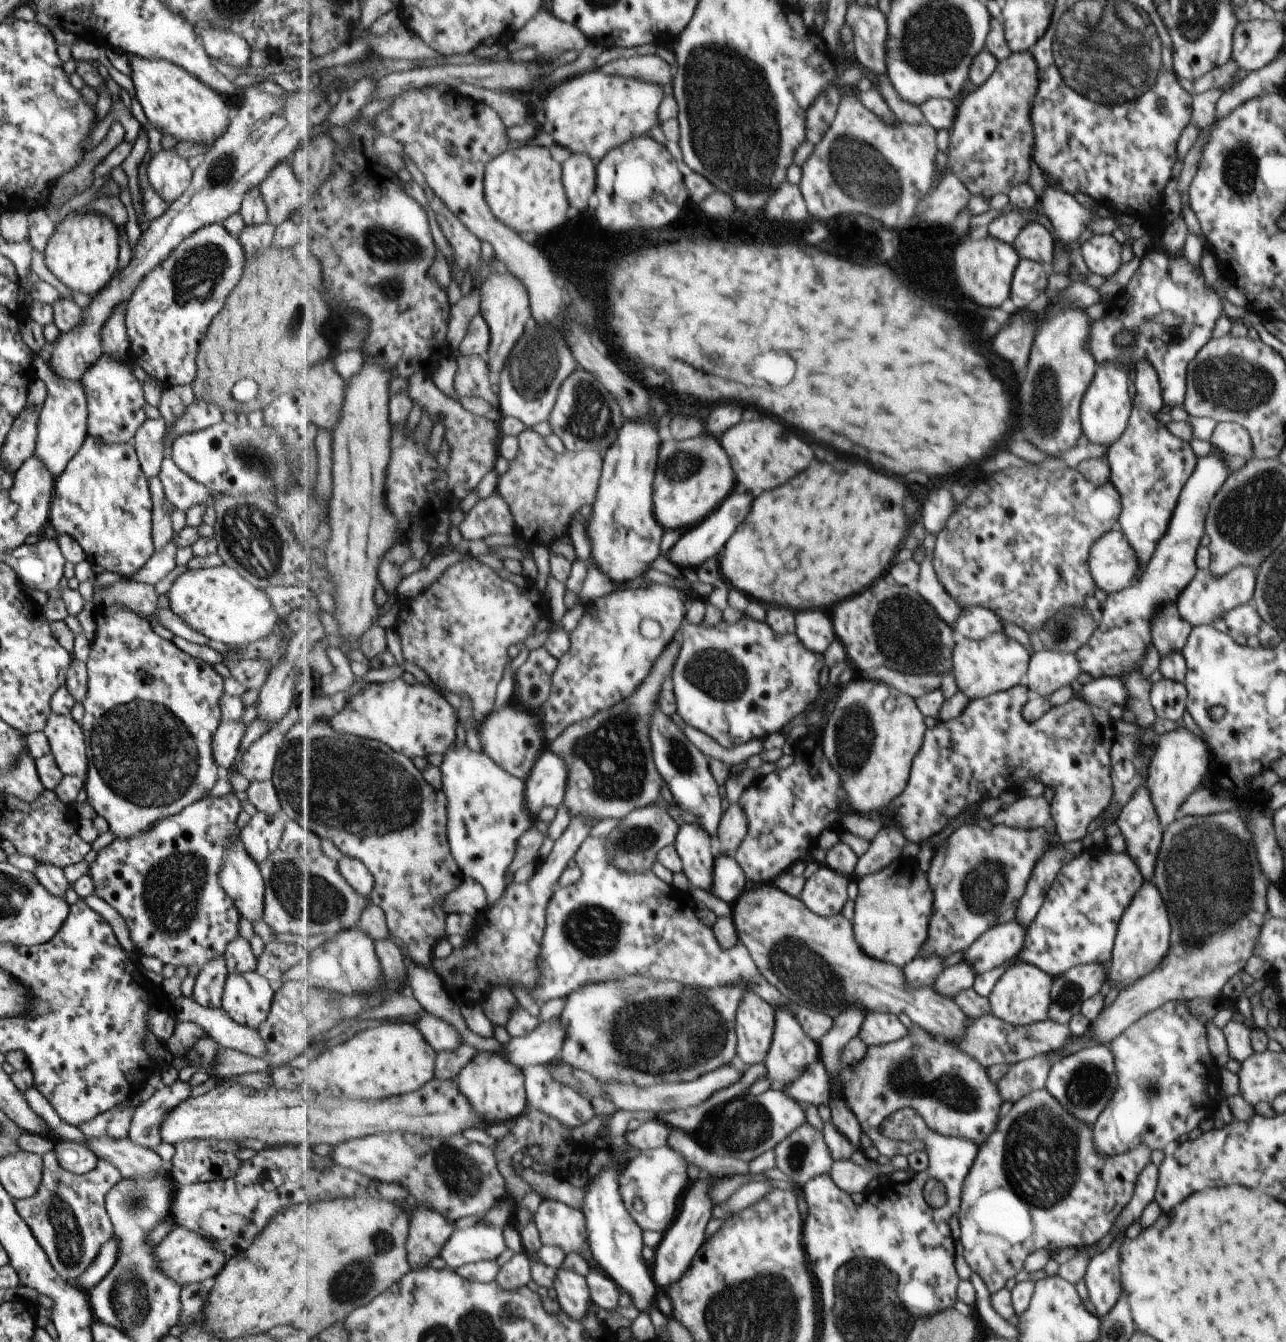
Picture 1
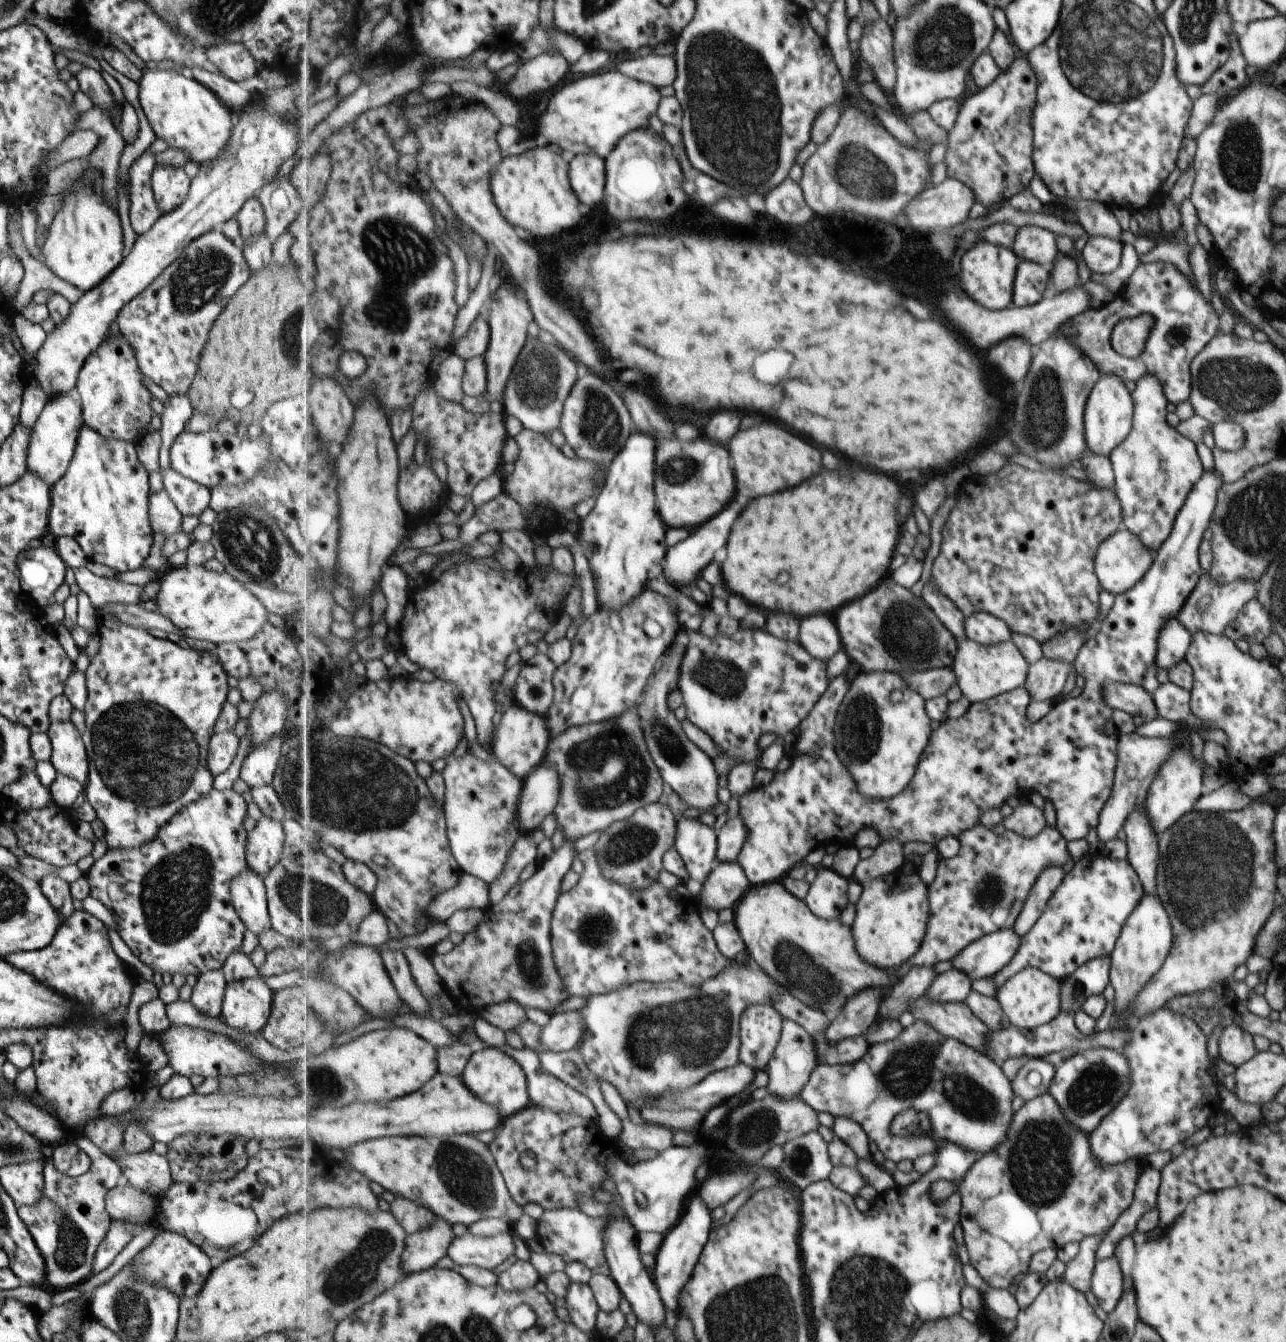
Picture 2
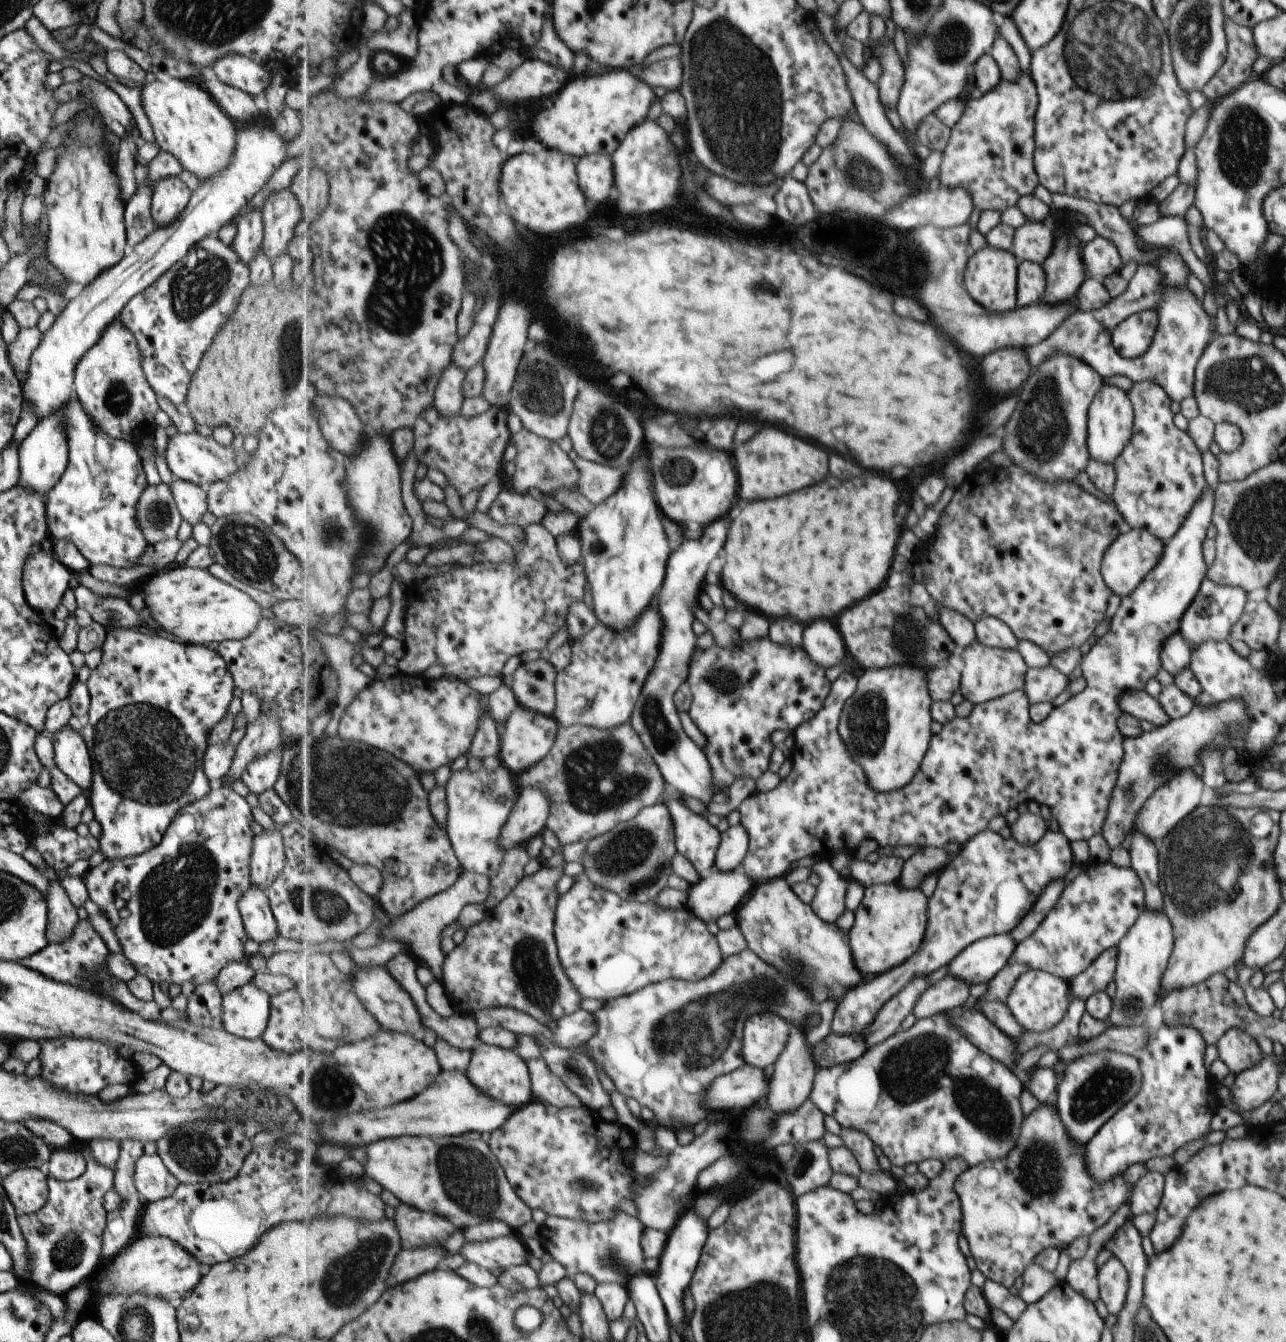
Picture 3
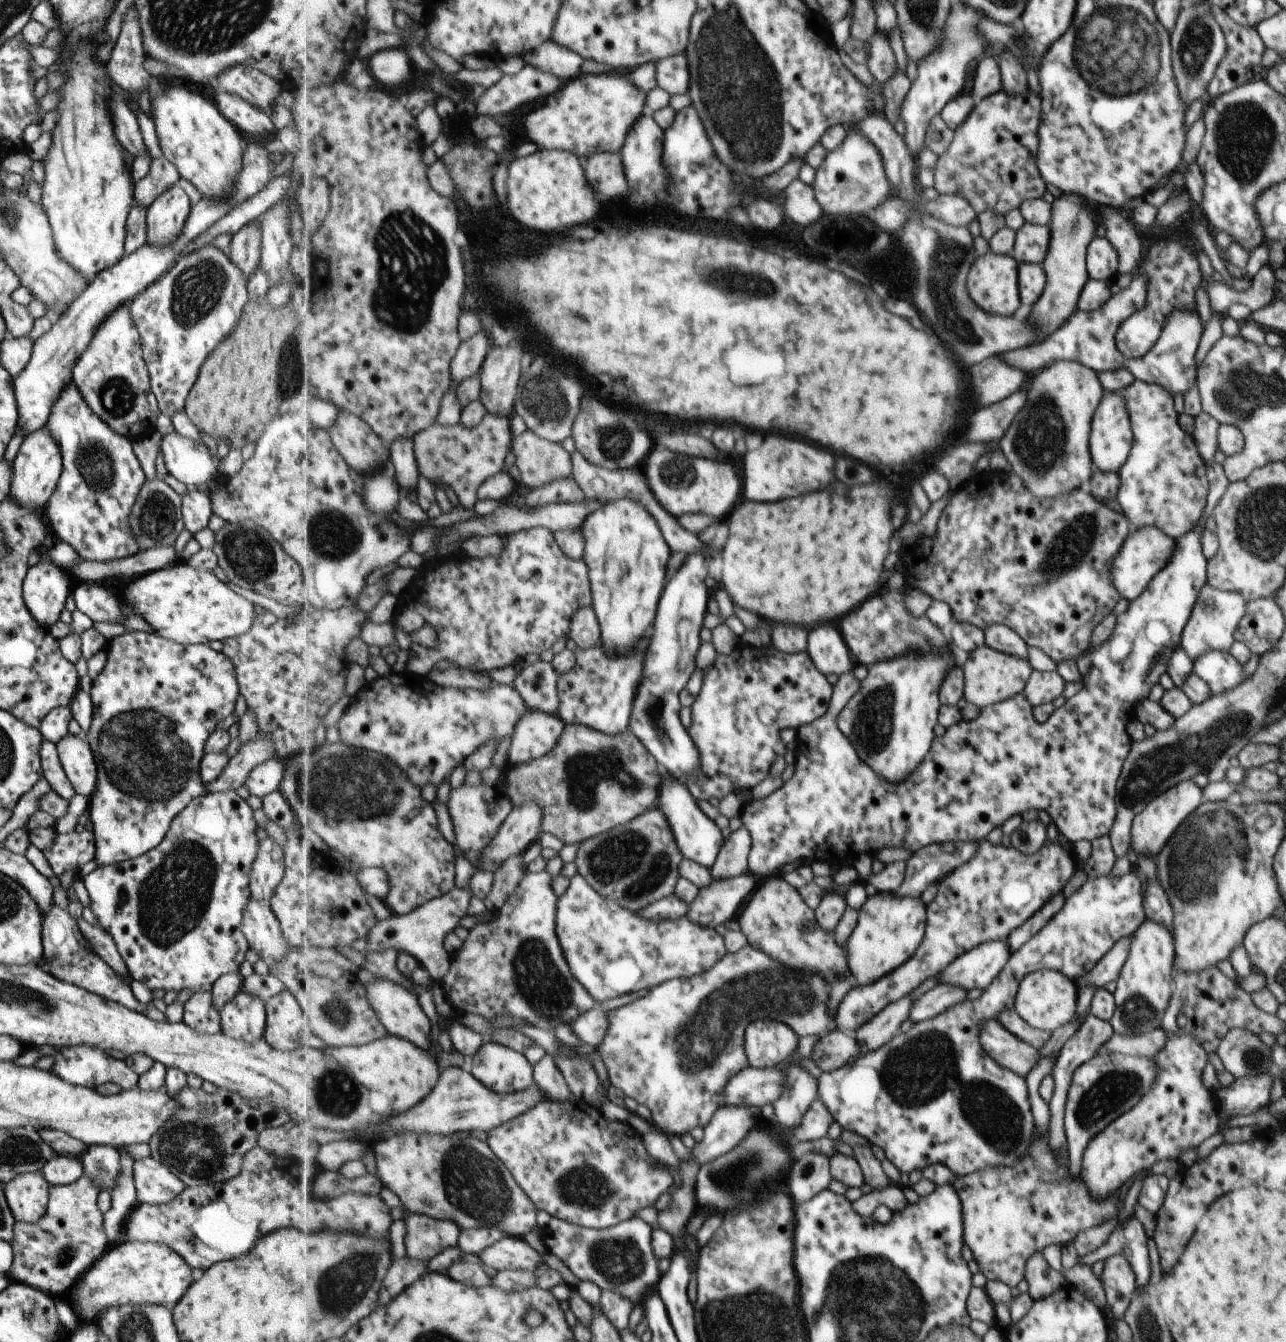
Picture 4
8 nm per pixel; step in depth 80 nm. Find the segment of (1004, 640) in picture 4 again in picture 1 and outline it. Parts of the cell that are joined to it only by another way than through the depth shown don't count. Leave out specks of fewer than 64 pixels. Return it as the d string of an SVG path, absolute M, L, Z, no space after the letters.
M969 607L962 610L953 626L958 636L976 641L995 633L1003 632L1002 622L997 615L983 607Z

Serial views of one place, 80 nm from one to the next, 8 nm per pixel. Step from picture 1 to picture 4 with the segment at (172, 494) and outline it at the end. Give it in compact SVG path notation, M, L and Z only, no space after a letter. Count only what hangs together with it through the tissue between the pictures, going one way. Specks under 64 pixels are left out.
M188 488L188 492L181 495L180 513L184 529L193 536L207 526L207 520L212 514L208 496L197 488Z

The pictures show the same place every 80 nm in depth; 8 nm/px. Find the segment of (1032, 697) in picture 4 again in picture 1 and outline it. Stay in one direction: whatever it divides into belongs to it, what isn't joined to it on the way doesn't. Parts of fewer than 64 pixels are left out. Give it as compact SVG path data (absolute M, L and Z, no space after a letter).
M1035 652L1028 659L1027 684L1024 685L1024 690L1048 697L1061 686L1073 682L1079 673L1079 661L1074 654Z

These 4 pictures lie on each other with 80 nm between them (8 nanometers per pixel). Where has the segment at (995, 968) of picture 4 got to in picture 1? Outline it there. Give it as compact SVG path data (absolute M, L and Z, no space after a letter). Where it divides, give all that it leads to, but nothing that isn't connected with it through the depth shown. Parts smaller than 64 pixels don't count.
M1015 920L996 925L977 938L961 960L971 965L976 974L983 974L1017 956L1024 946L1025 934L1026 928Z

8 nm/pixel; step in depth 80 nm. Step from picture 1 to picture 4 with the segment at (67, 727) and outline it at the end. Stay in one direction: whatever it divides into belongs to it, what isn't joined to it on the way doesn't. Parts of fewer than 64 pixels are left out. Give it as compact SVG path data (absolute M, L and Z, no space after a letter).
M67 734L54 745L61 768L73 790L90 797L96 787L97 775L88 742Z

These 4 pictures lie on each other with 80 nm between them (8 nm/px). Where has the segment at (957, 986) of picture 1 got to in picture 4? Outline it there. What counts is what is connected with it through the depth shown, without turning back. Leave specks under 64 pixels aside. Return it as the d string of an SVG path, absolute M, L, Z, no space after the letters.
M937 984L913 1003L910 1020L920 1023L935 1018L948 1008L963 1003L965 993L965 989L953 985Z

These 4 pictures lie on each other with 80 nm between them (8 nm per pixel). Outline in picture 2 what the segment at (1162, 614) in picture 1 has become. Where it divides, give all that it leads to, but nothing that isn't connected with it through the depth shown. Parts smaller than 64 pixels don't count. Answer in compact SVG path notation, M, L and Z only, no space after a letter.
M1179 617L1169 619L1159 634L1159 650L1156 654L1156 666L1168 669L1184 660L1191 646L1188 630L1180 624Z

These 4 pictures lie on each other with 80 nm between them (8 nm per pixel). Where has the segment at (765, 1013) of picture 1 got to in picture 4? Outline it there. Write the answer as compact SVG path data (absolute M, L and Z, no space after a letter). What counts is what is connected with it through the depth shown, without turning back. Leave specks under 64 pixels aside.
M773 1019L752 1022L746 1028L746 1053L751 1067L773 1068L796 1056L798 1034L788 1025Z

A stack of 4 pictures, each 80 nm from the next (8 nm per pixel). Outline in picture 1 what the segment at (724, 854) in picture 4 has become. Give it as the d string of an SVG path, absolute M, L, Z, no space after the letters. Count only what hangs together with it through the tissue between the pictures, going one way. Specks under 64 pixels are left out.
M738 801L726 810L718 828L718 838L723 854L734 857L747 833L748 818Z

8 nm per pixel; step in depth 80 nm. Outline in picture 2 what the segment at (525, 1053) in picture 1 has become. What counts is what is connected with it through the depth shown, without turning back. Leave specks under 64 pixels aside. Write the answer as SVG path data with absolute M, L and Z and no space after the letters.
M566 1011L550 1015L551 1020L543 1026L543 1044L554 1051L570 1051L582 1043L587 1025L579 1011Z

